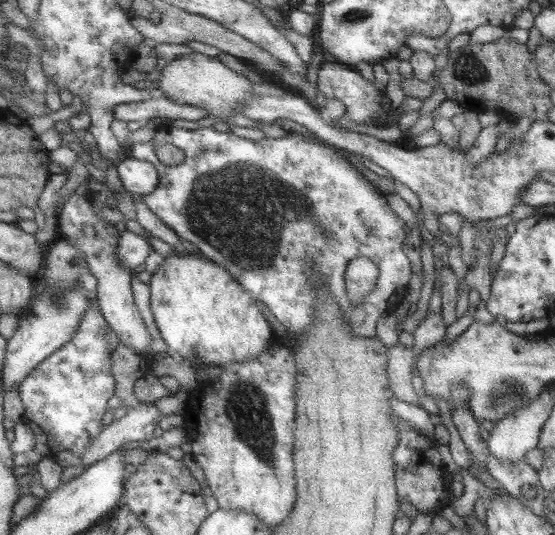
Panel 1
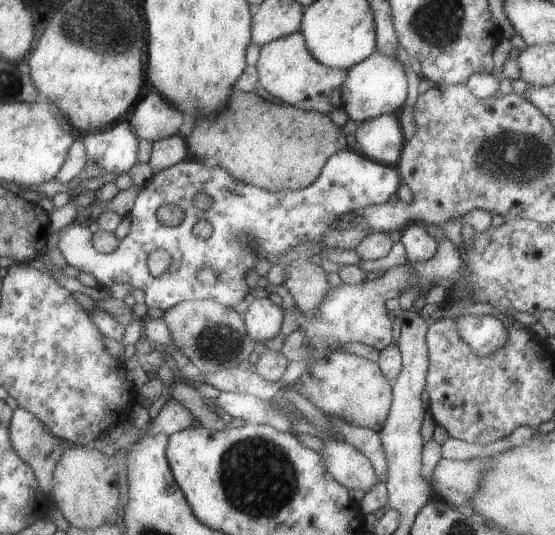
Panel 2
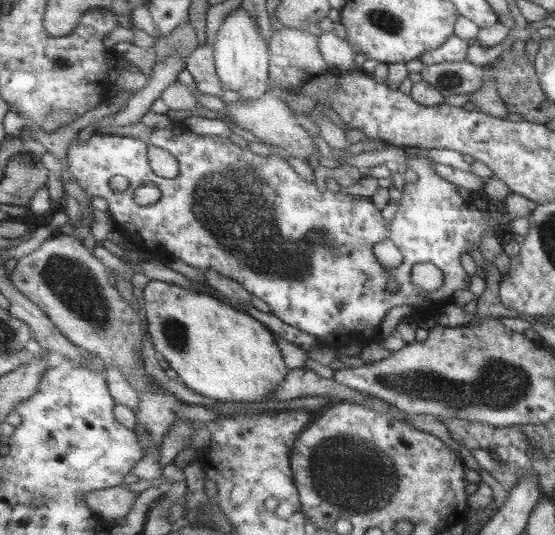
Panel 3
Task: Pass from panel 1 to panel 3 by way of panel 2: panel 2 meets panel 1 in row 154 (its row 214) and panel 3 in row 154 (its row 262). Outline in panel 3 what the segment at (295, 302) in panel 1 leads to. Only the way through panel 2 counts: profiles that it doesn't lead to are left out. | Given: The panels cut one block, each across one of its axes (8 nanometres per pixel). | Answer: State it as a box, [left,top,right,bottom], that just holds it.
[68,129,498,345]

